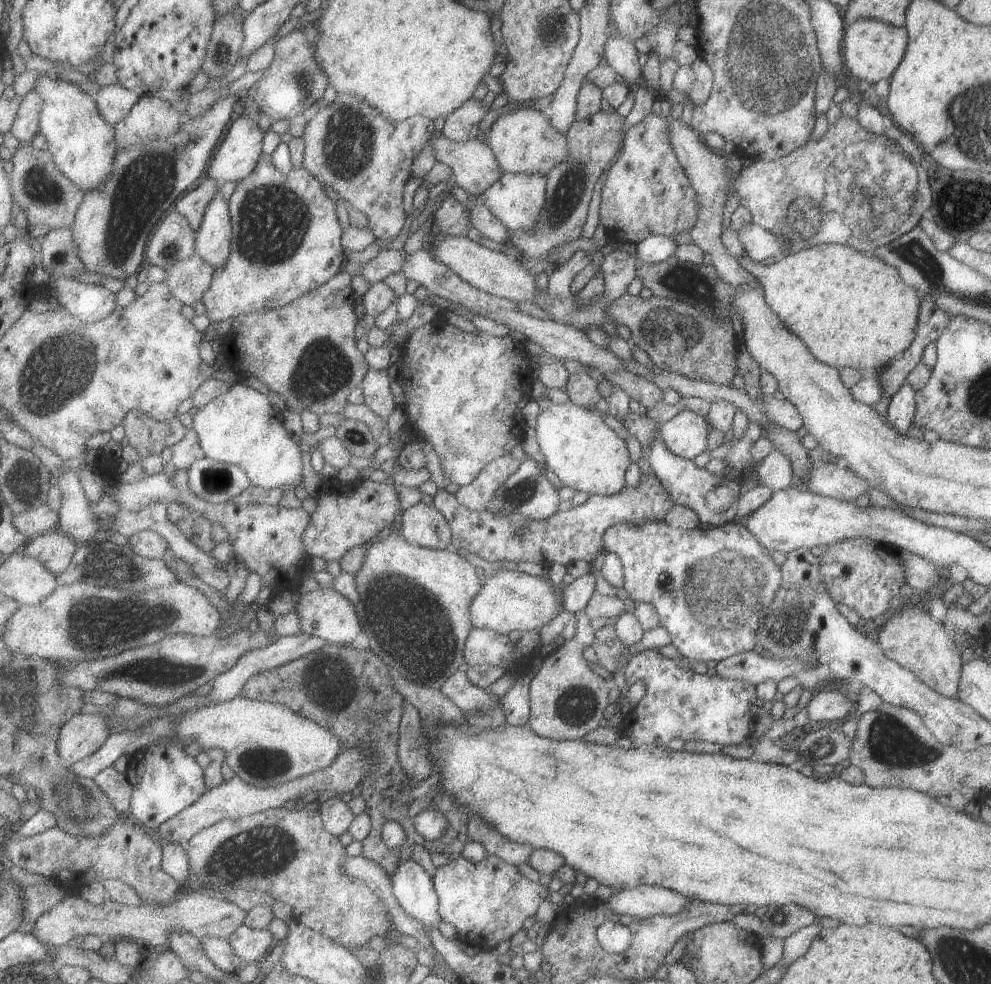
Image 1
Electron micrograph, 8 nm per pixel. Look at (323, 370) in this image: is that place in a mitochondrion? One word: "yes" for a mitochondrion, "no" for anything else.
yes

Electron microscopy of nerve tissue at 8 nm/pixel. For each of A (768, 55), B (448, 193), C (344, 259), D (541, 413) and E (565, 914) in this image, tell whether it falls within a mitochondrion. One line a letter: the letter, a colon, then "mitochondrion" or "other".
A: mitochondrion
B: other
C: other
D: other
E: other

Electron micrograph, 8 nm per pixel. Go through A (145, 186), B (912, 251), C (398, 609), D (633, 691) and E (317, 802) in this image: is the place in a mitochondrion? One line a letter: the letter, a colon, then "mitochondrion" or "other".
A: mitochondrion
B: mitochondrion
C: mitochondrion
D: other
E: other

